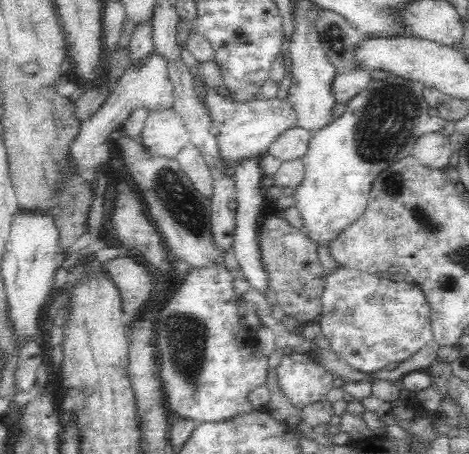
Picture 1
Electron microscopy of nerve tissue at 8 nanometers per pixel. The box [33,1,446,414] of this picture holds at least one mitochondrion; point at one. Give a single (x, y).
(387, 123)

